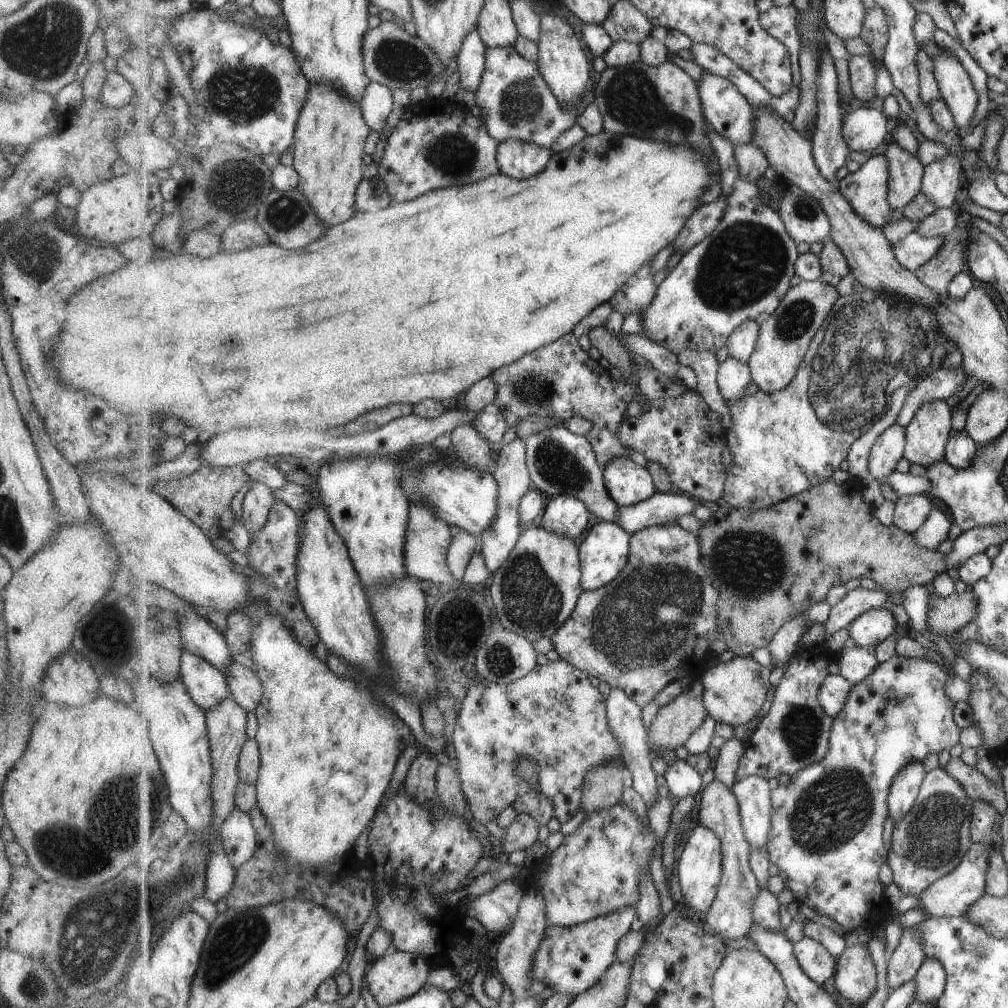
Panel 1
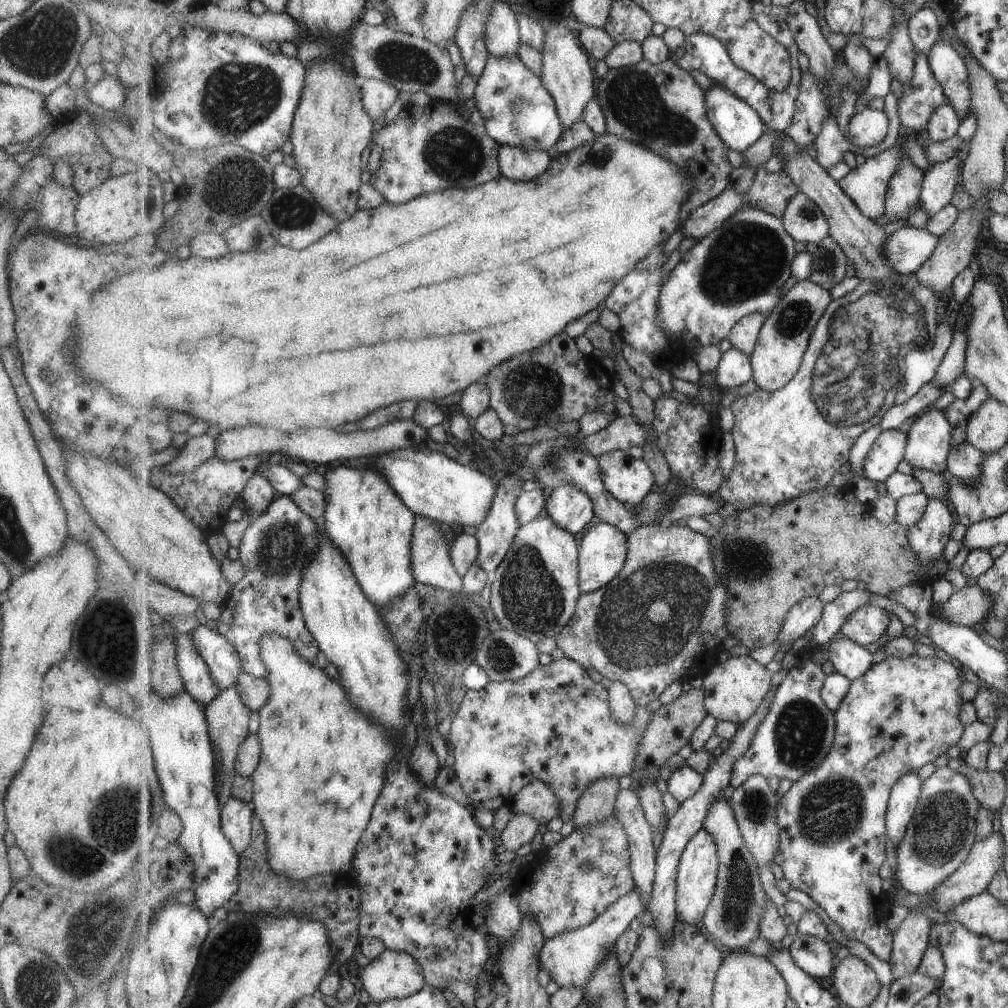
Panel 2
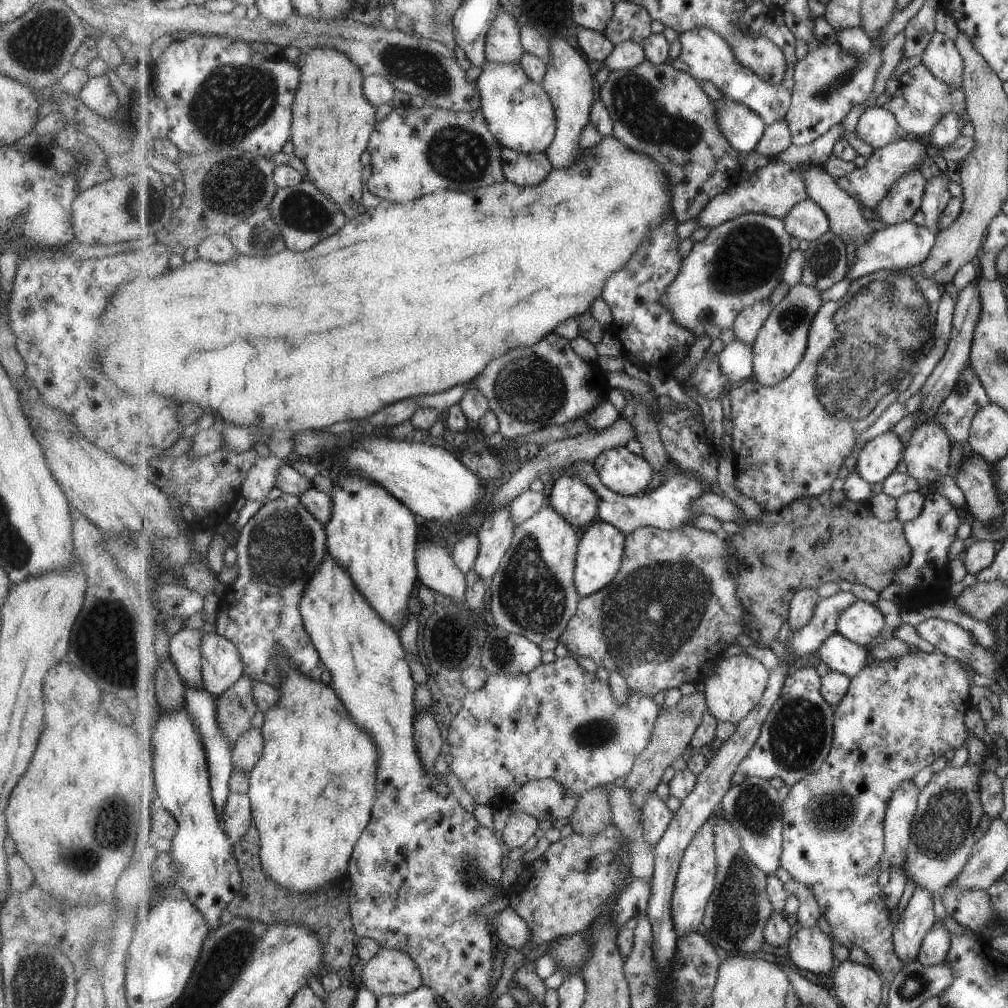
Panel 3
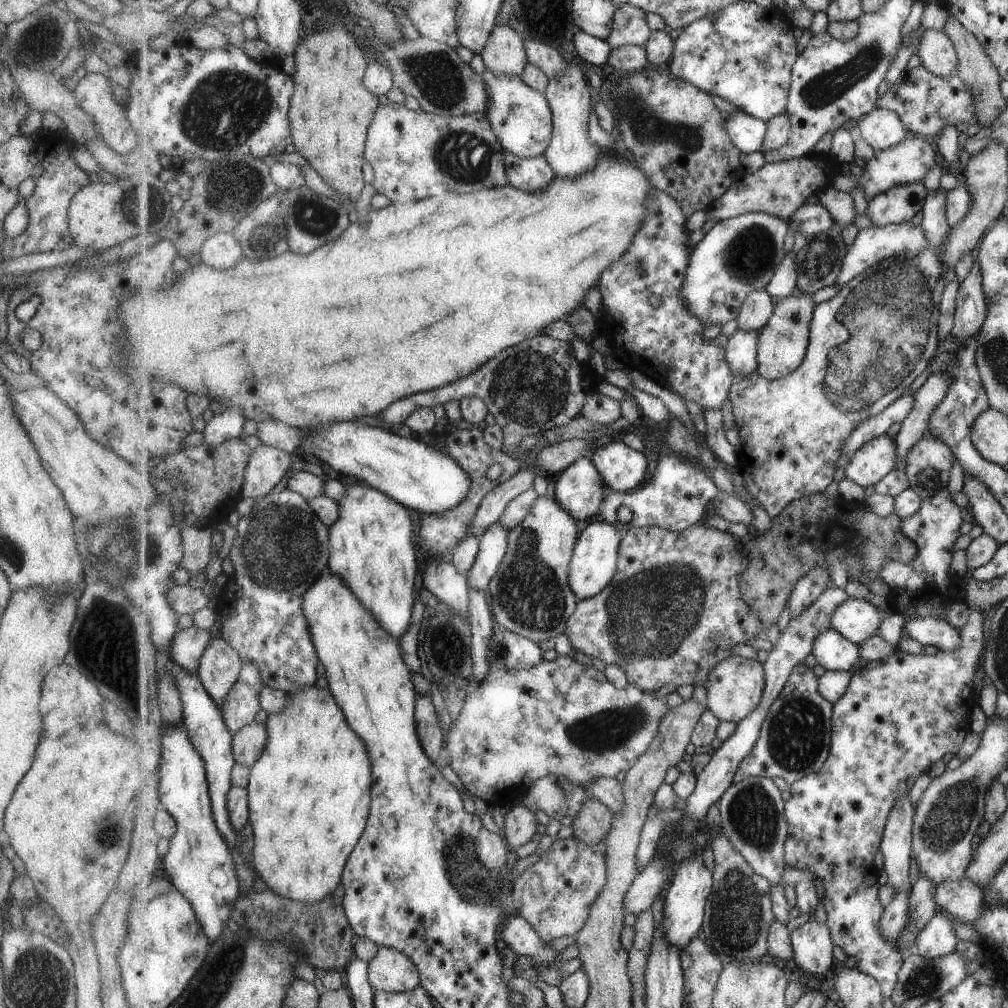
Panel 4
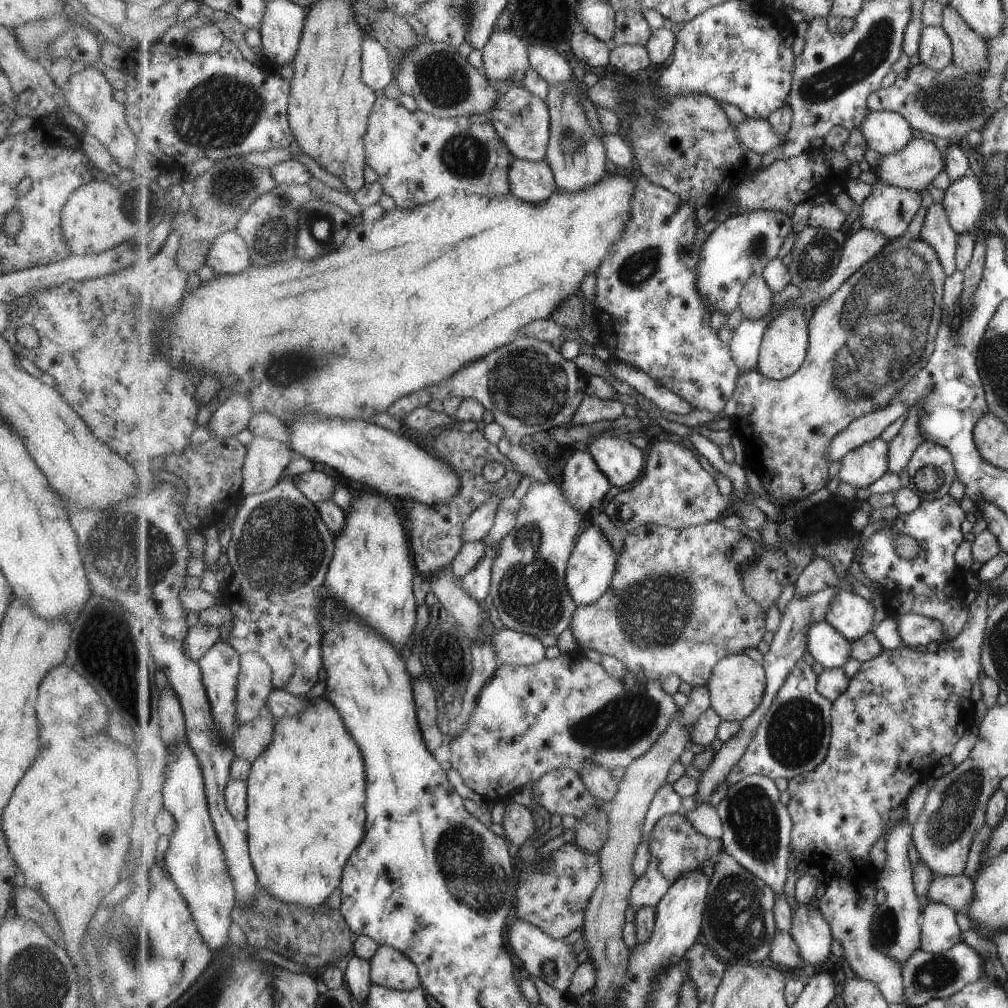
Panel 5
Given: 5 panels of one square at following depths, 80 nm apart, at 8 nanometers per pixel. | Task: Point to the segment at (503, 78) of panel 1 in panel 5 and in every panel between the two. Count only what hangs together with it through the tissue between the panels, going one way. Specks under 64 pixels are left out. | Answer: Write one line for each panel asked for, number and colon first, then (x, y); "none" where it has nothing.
2: (519, 111)
3: (519, 112)
4: (521, 116)
5: (523, 121)

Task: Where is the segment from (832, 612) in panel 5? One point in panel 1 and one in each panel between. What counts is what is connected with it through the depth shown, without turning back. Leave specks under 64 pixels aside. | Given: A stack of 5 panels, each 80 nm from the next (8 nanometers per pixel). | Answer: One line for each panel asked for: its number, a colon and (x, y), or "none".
1: (876, 625)
2: (866, 625)
3: (861, 622)
4: (858, 620)

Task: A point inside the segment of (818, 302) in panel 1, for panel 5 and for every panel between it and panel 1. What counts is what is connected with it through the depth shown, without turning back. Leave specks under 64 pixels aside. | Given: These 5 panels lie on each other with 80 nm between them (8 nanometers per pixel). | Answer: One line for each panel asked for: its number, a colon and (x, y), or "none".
2: (783, 343)
3: (781, 346)
4: (783, 344)
5: (785, 347)

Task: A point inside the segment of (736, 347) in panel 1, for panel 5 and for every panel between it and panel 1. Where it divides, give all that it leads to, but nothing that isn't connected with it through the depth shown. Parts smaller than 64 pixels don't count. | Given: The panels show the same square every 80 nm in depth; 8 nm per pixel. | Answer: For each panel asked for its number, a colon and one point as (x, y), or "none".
2: (744, 336)
3: (749, 324)
4: (758, 308)
5: (757, 298)

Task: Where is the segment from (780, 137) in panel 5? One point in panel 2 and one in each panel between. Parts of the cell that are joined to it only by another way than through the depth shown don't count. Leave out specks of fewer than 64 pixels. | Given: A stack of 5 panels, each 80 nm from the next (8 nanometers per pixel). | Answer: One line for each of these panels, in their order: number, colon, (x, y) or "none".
2: (740, 125)
3: (744, 128)
4: (749, 133)

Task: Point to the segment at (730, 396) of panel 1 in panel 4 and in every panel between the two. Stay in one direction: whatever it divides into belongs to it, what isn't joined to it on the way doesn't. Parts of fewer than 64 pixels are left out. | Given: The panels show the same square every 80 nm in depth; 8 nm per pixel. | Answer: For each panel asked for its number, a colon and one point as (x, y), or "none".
2: (735, 369)
3: (738, 357)
4: (742, 350)

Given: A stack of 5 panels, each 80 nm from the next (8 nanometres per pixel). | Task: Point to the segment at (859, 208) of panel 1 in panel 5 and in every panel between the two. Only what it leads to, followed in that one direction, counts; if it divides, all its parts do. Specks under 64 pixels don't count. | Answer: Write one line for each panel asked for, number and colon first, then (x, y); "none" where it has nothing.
2: (868, 185)
3: (870, 184)
4: (907, 163)
5: (915, 167)

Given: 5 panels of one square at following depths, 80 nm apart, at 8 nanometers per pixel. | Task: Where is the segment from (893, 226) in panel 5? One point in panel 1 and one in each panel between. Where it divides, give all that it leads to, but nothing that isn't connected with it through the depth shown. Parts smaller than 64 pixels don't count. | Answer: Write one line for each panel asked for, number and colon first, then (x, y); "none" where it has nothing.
1: (906, 172)
2: (905, 191)
3: (905, 199)
4: (900, 205)

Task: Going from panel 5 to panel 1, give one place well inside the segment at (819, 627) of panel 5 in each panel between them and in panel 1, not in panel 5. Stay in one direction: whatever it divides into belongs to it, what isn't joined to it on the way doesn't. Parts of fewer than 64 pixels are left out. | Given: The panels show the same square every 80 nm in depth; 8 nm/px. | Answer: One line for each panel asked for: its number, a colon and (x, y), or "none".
1: (856, 663)
2: (852, 660)
3: (839, 654)
4: (834, 652)

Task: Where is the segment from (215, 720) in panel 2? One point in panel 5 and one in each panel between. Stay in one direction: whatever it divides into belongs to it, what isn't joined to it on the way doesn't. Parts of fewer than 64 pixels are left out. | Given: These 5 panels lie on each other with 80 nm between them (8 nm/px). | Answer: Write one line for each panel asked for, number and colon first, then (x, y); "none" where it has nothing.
3: (236, 708)
4: (244, 701)
5: (255, 684)

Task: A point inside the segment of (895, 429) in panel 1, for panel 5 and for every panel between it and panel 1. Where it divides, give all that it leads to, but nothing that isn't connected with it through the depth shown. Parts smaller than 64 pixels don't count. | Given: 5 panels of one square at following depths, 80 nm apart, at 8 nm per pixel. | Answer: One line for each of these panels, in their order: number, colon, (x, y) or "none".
2: (890, 449)
3: (877, 460)
4: (868, 466)
5: (862, 467)

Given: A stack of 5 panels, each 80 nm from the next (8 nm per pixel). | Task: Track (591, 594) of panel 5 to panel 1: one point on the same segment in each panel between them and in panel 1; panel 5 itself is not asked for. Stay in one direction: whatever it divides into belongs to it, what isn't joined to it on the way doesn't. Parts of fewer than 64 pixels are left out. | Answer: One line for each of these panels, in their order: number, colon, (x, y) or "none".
1: (604, 553)
2: (604, 548)
3: (600, 553)
4: (595, 562)

